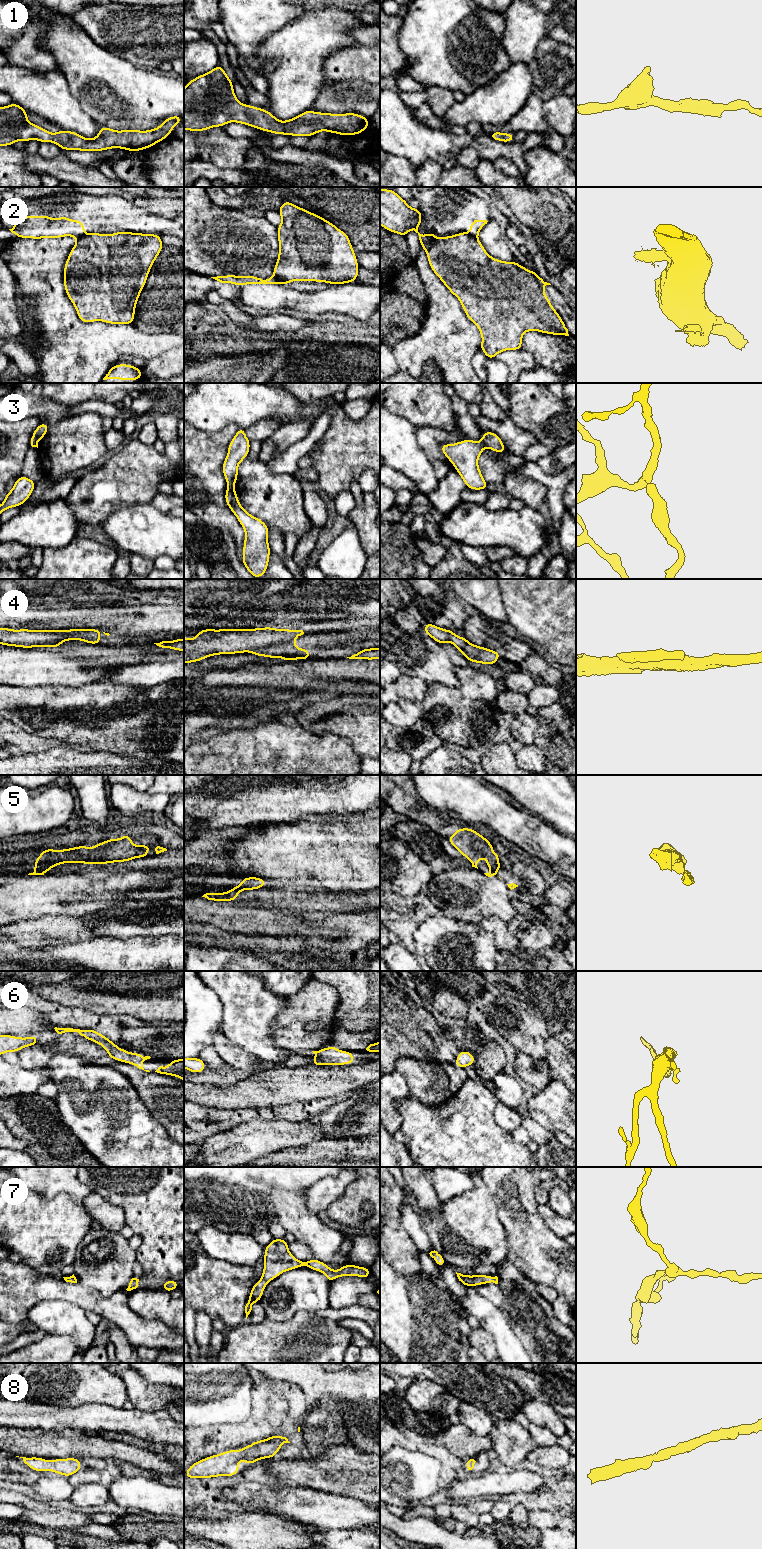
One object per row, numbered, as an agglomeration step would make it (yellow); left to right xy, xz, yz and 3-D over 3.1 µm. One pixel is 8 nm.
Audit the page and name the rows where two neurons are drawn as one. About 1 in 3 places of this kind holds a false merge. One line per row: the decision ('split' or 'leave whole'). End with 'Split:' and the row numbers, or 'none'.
1: leave whole
2: split
3: split
4: split
5: split
6: leave whole
7: leave whole
8: leave whole
Split: 2, 3, 4, 5

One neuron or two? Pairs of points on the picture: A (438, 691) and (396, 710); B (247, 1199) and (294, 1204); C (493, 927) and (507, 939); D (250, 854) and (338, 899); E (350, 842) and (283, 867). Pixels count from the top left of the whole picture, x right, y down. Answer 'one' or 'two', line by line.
A: two
B: two
C: one
D: two
E: one

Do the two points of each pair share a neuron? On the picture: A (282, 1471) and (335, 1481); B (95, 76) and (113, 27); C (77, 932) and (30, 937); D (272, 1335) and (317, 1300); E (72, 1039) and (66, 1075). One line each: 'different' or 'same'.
A: same
B: different
C: same
D: different
E: different

